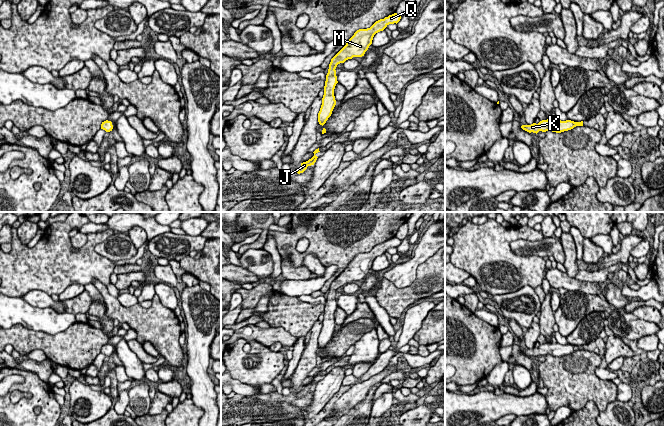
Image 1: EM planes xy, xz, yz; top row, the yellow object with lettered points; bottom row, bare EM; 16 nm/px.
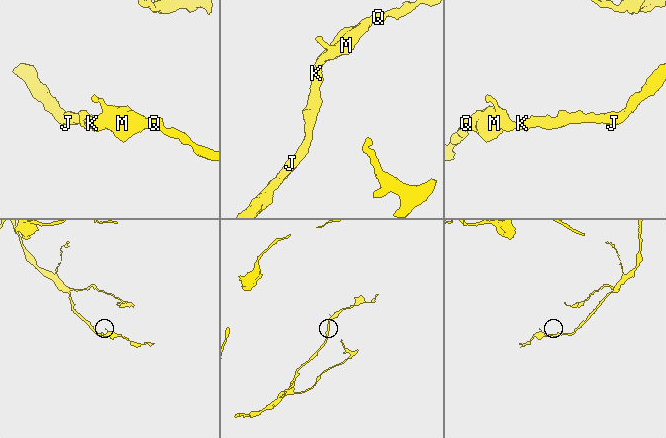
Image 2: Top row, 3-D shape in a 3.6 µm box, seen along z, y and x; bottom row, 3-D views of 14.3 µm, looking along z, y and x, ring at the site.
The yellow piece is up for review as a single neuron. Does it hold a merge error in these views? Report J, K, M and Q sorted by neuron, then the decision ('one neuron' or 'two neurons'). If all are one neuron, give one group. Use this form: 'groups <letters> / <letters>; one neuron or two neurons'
groups J K M Q; one neuron

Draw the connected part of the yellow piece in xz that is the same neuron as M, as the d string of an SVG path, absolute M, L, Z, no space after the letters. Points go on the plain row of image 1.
M394 237L376 245L370 252L357 254L346 269L331 283L326 299L322 329L318 337L318 346L320 349L323 350L326 347L336 329L334 313L338 307L335 294L337 289L353 281L364 280L372 268L374 259L383 255L389 248L397 248L400 243L401 240Z

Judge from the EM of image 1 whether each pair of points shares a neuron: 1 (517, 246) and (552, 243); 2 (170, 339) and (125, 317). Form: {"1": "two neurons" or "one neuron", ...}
{"1": "one neuron", "2": "one neuron"}

